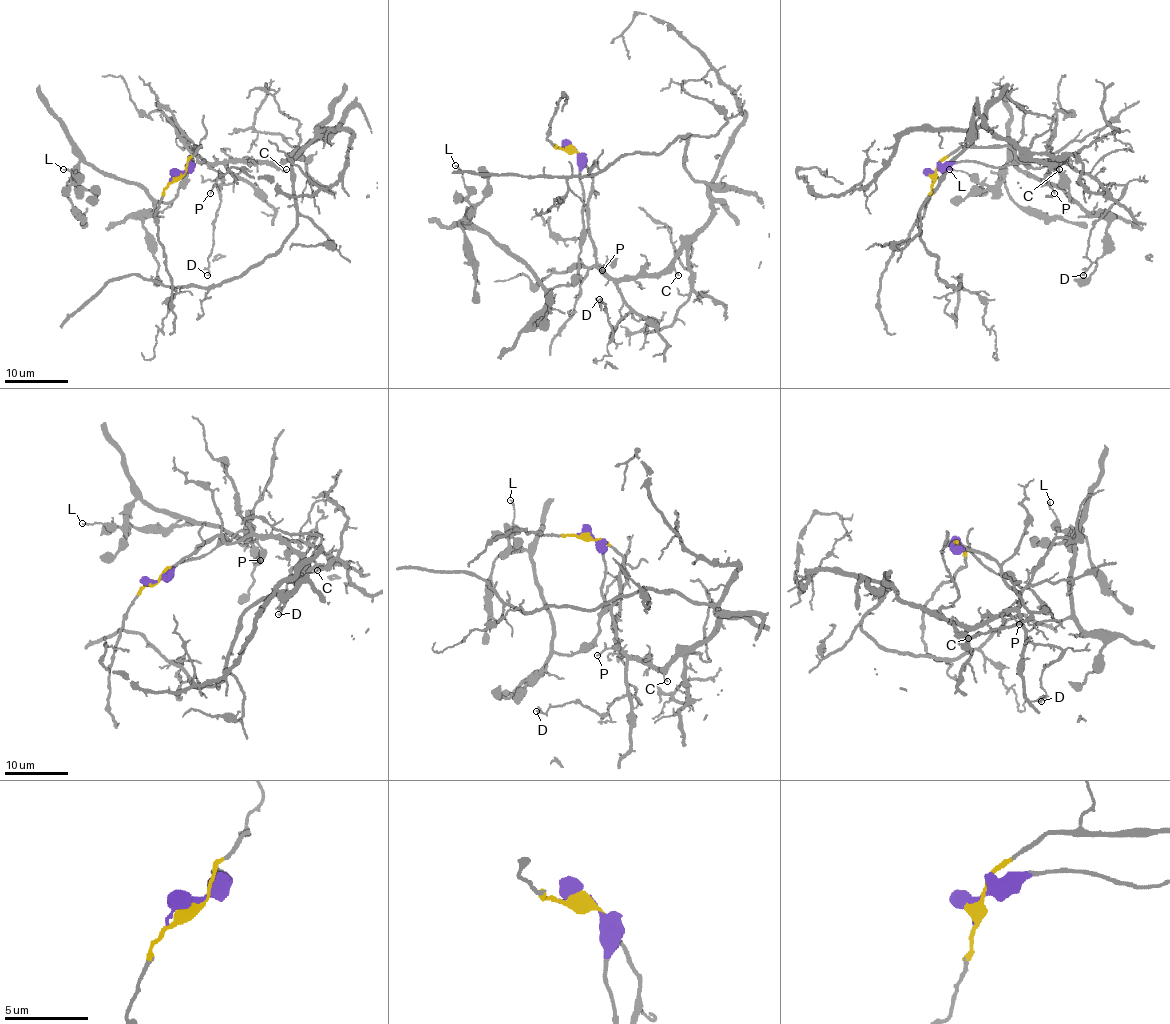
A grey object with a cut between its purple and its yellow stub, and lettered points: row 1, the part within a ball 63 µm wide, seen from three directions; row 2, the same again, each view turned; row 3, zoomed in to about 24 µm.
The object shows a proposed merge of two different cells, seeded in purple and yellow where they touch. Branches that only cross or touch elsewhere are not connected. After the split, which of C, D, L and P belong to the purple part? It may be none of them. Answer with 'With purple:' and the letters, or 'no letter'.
With purple: L

